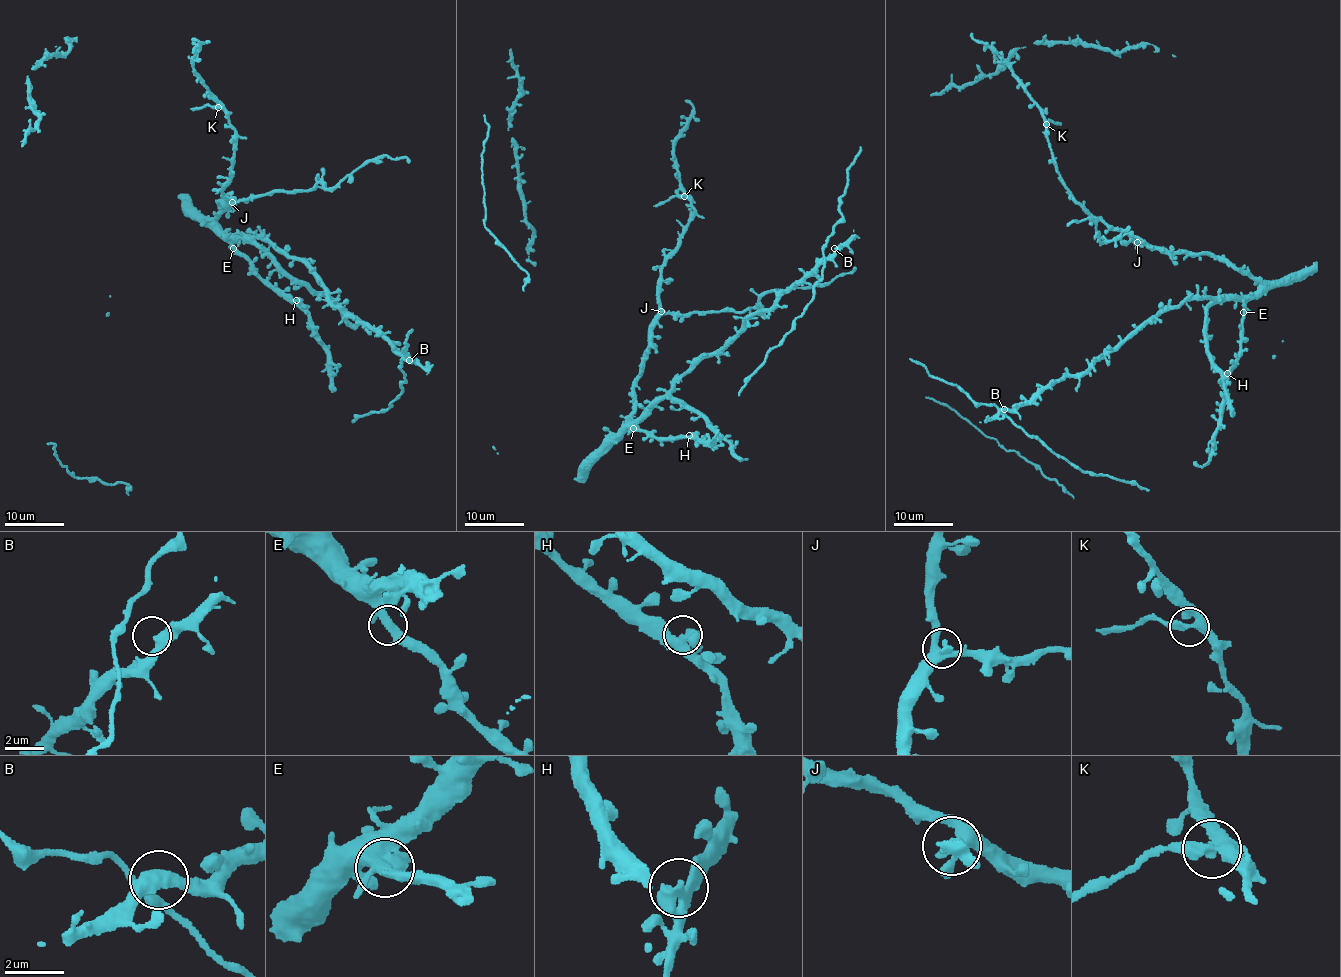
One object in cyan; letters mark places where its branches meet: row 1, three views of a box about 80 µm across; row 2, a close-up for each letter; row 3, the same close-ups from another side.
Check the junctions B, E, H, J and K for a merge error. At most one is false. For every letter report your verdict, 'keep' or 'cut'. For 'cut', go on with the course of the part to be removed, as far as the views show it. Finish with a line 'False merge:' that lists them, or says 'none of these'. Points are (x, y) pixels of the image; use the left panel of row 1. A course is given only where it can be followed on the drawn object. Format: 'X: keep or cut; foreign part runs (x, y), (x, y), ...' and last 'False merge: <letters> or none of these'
B: keep
E: keep
H: keep
J: keep
K: cut; foreign part runs (219, 107), (204, 105), (190, 108)
False merge: K

